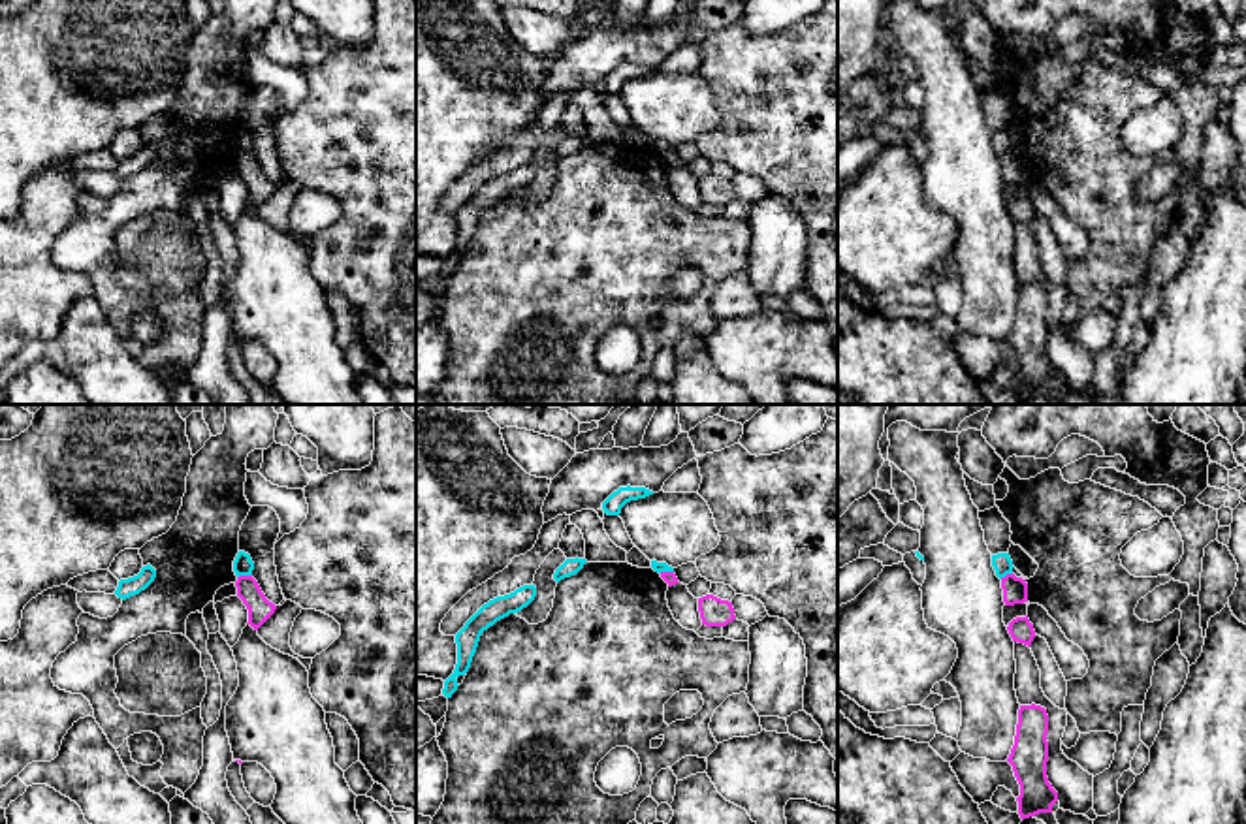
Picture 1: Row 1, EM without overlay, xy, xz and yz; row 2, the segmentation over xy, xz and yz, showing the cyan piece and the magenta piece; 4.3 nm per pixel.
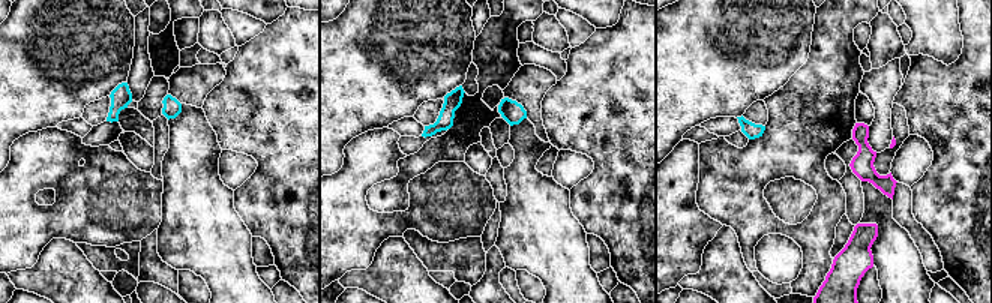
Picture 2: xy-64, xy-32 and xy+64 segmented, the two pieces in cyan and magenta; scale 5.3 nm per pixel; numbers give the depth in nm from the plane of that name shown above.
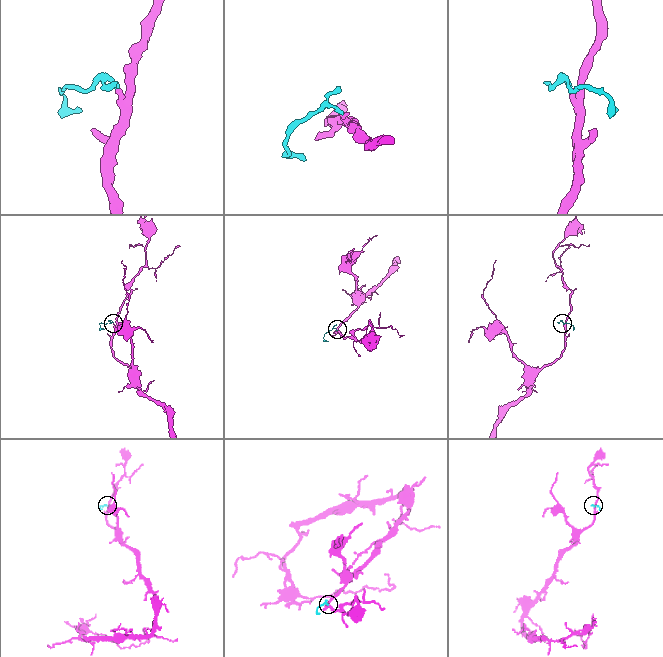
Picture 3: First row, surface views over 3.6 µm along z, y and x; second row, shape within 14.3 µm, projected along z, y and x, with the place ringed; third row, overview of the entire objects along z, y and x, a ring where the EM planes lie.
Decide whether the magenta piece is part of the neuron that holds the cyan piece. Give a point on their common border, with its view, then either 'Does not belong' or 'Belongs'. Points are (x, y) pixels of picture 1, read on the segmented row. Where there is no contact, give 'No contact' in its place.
Touches cyan at xy (243, 574). Does not belong

